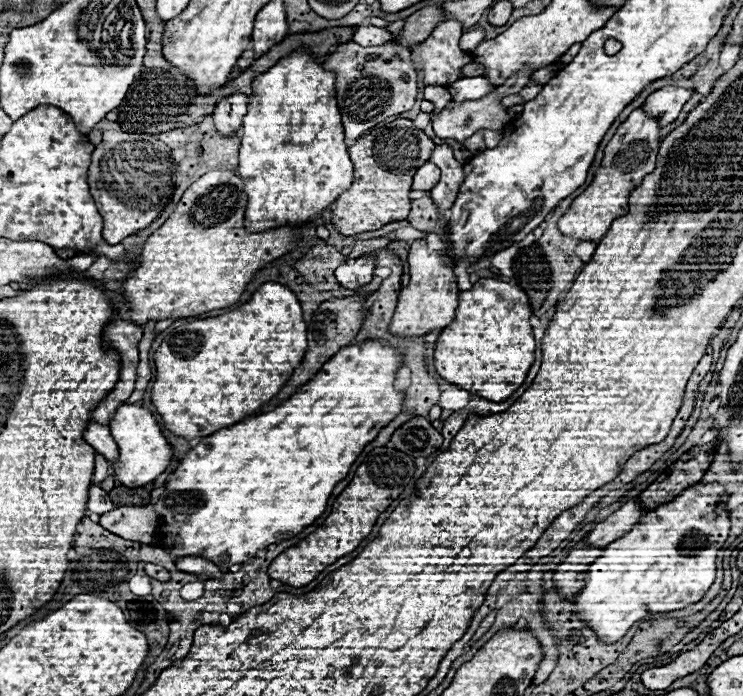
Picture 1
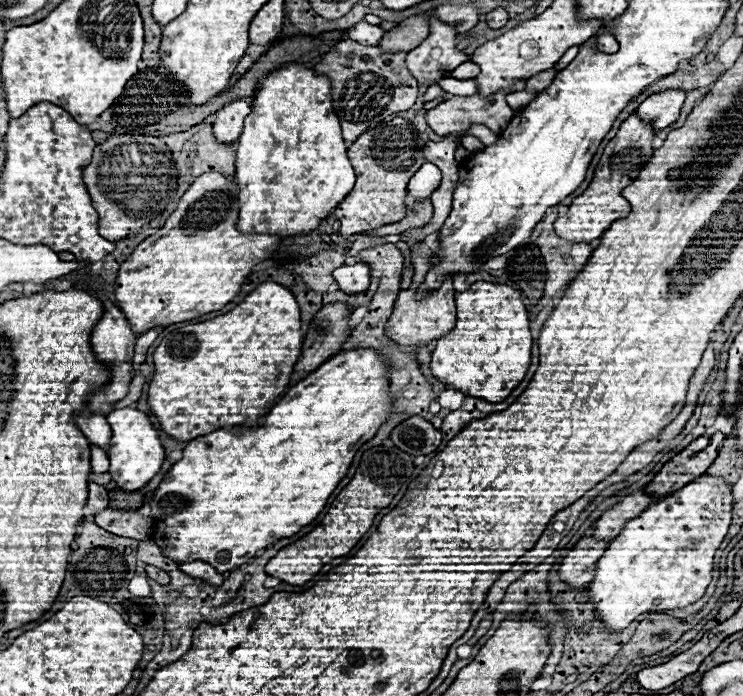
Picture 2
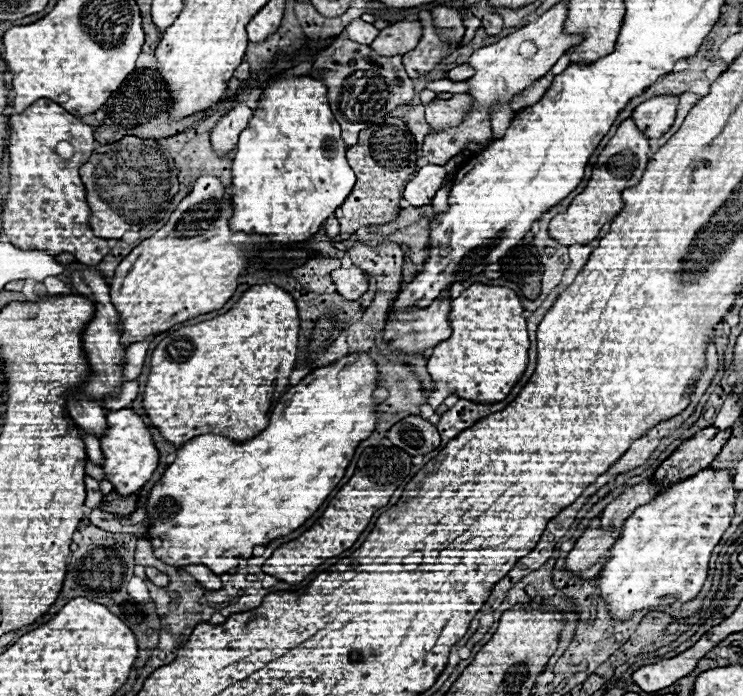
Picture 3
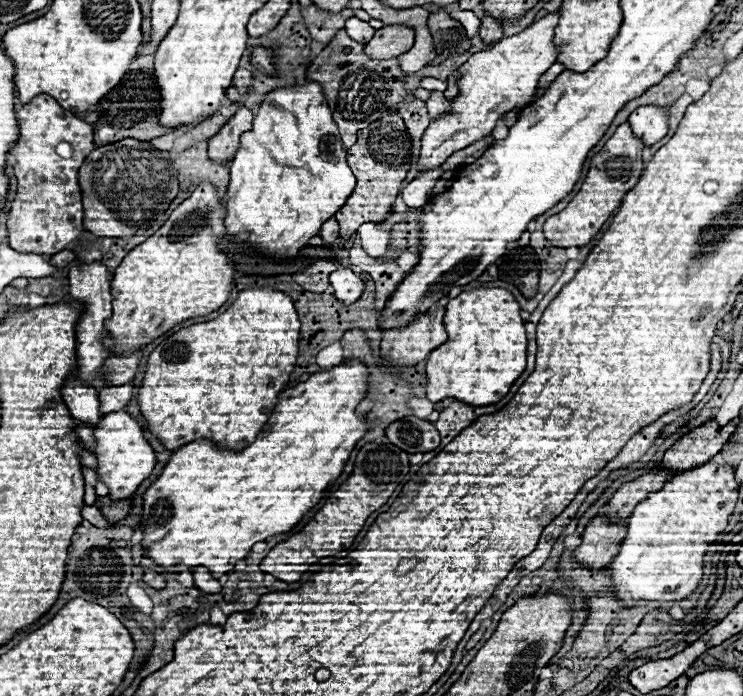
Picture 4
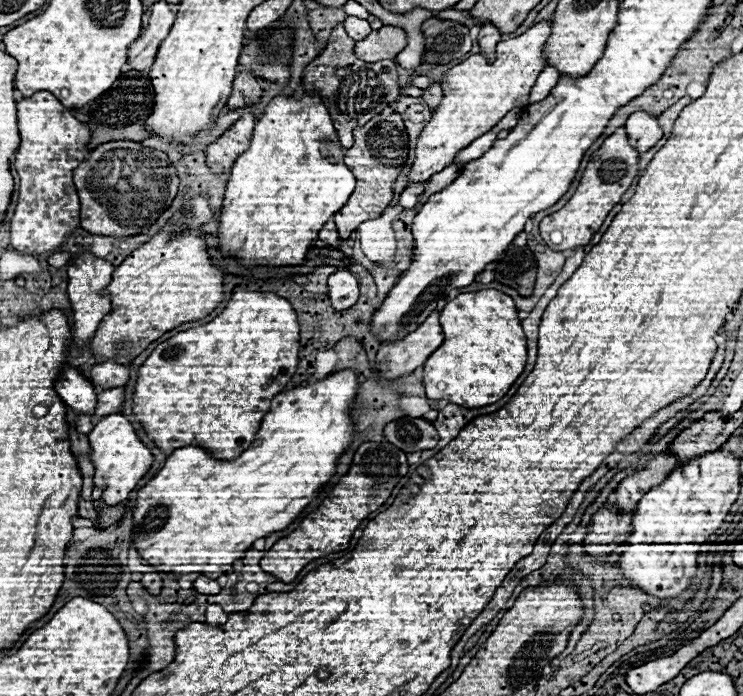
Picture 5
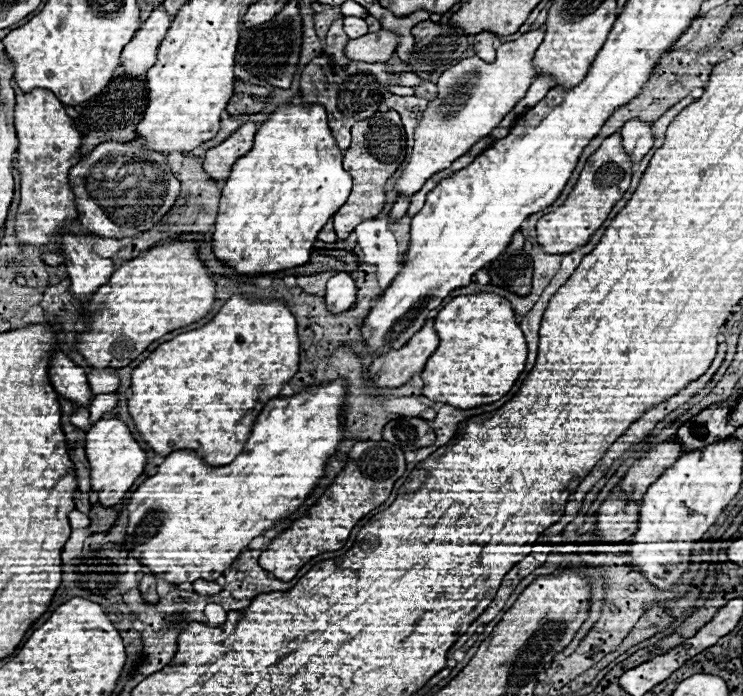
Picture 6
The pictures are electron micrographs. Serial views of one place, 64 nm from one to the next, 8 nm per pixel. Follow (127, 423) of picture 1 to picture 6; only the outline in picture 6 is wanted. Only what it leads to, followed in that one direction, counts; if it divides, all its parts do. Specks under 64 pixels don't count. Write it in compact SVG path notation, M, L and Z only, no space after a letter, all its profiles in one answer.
M116 416L102 418L92 424L92 428L86 432L86 456L90 462L92 490L98 492L98 500L106 508L118 504L124 498L124 494L132 488L134 480L144 472L146 466L146 452L134 440L128 426Z

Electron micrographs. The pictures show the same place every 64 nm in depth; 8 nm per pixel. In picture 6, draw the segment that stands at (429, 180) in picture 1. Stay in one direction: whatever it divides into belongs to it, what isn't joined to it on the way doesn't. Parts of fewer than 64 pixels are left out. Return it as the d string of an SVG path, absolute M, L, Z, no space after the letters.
M400 198L400 200L394 204L394 208L390 210L390 222L394 222L394 220L402 218L402 216L406 214L408 206L410 206L410 198Z

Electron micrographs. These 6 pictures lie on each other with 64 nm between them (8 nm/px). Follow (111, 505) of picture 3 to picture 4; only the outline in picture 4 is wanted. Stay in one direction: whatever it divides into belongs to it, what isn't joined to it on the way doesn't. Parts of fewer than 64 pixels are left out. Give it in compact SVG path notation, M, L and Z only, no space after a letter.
M102 496L96 500L96 506L100 508L100 512L106 516L106 520L110 522L118 522L122 518L126 518L132 510L132 498L126 500L112 500L108 496Z

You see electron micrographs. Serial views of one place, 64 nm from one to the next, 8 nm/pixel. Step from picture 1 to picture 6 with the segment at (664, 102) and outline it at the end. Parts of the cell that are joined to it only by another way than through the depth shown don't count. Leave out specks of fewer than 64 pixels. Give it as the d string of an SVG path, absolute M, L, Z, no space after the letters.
M632 118L628 120L622 130L624 132L624 148L628 148L630 156L634 162L640 162L642 156L652 148L654 144L654 132L652 132L652 124L640 120L640 118Z

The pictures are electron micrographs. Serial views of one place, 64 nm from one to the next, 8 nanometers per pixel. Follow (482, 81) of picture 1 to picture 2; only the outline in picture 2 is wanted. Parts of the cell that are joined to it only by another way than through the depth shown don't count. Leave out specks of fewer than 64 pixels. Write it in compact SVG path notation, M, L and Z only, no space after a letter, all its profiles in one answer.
M444 78L440 82L442 90L446 90L452 96L476 96L478 94L478 82L474 78L468 80L456 80L456 78Z

